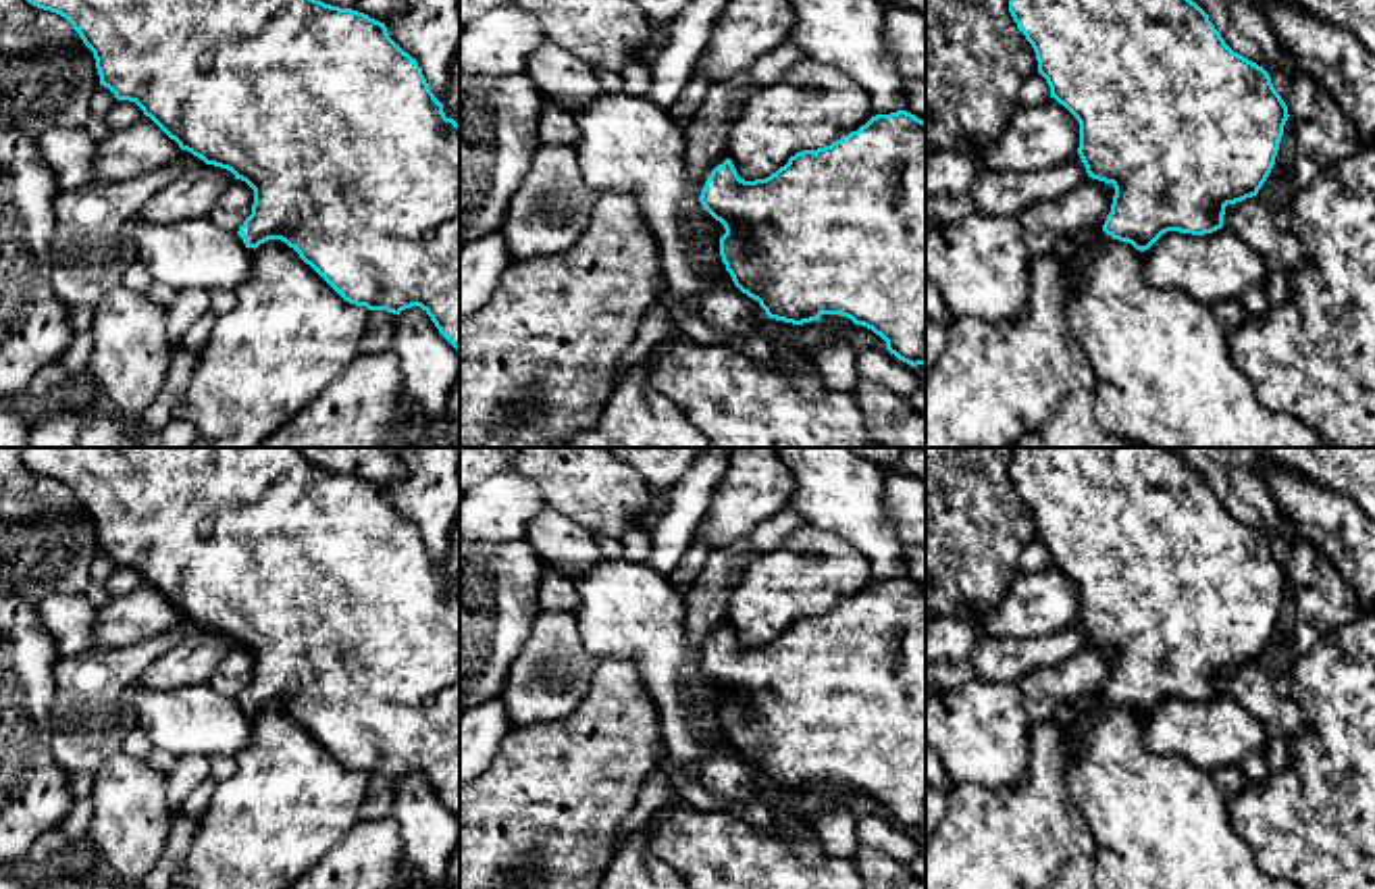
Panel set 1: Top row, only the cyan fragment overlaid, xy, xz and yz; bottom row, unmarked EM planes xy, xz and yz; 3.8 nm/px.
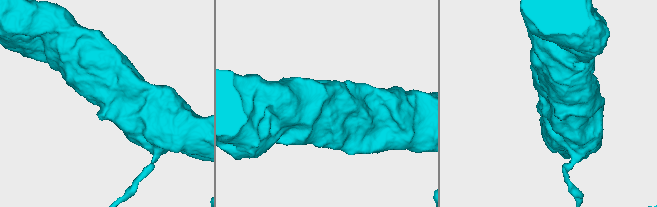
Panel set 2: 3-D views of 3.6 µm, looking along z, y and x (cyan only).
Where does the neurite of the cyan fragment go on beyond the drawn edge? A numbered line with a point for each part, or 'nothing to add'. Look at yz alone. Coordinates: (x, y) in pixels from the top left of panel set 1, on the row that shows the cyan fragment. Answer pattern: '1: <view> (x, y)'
1: yz (993, 382)

